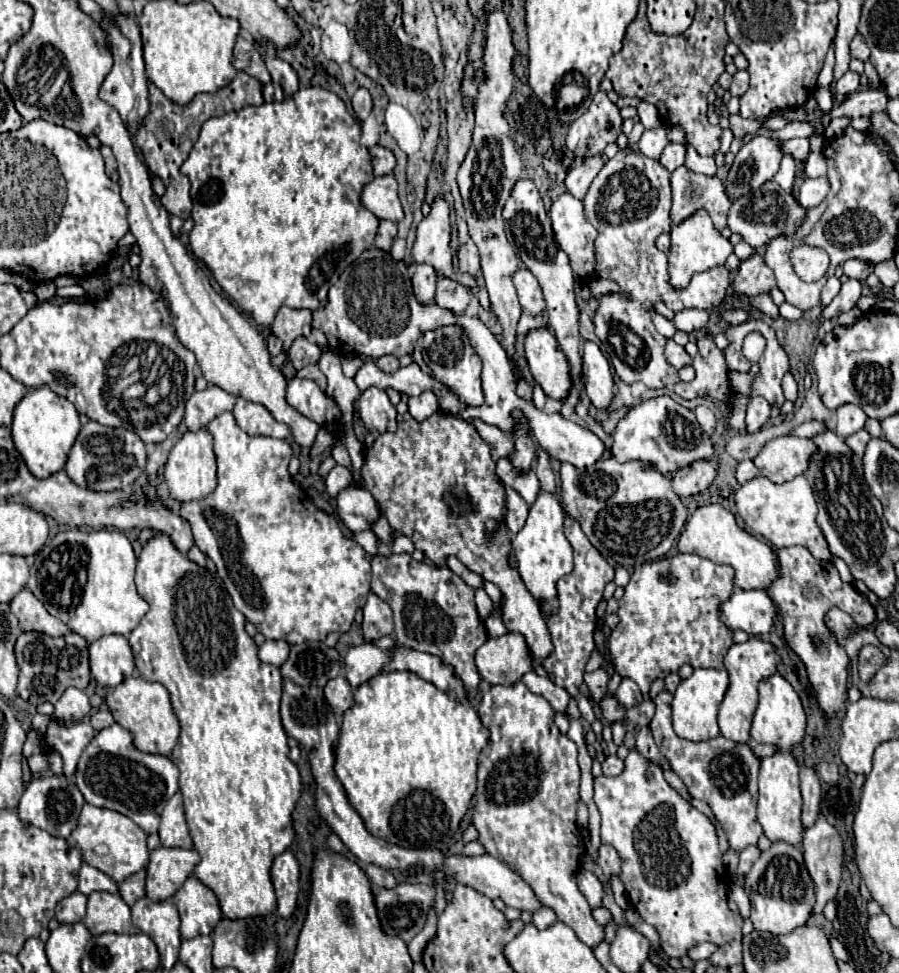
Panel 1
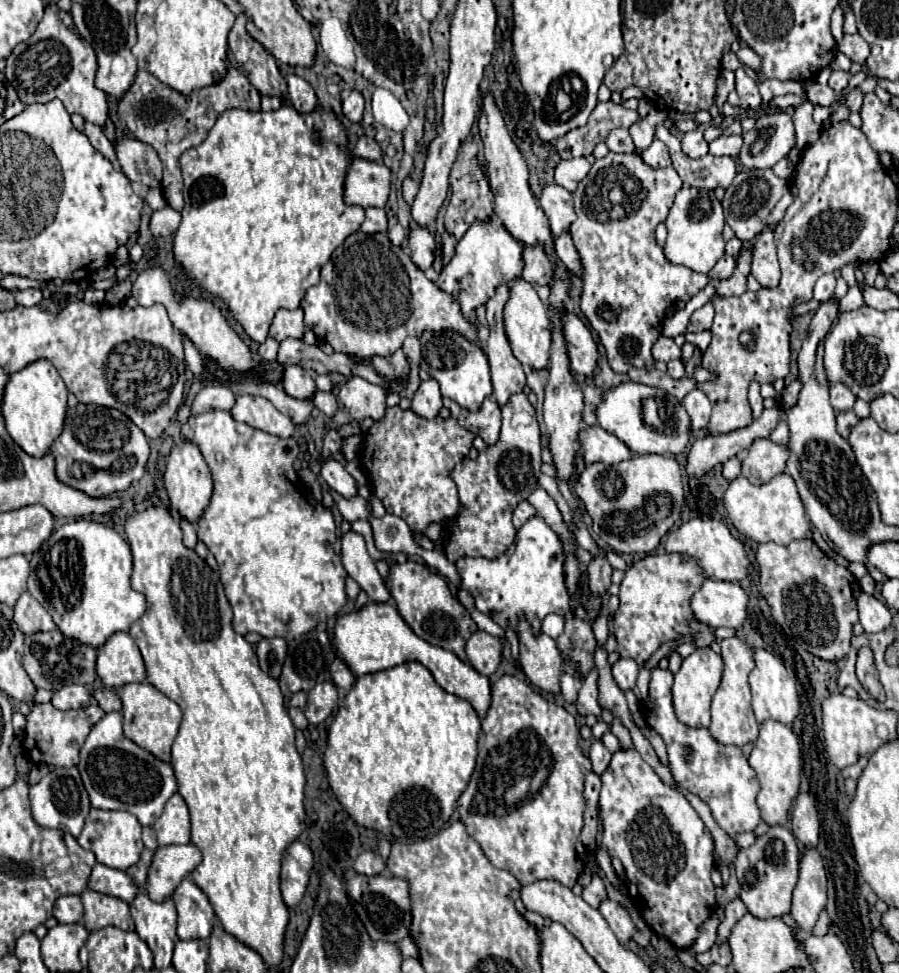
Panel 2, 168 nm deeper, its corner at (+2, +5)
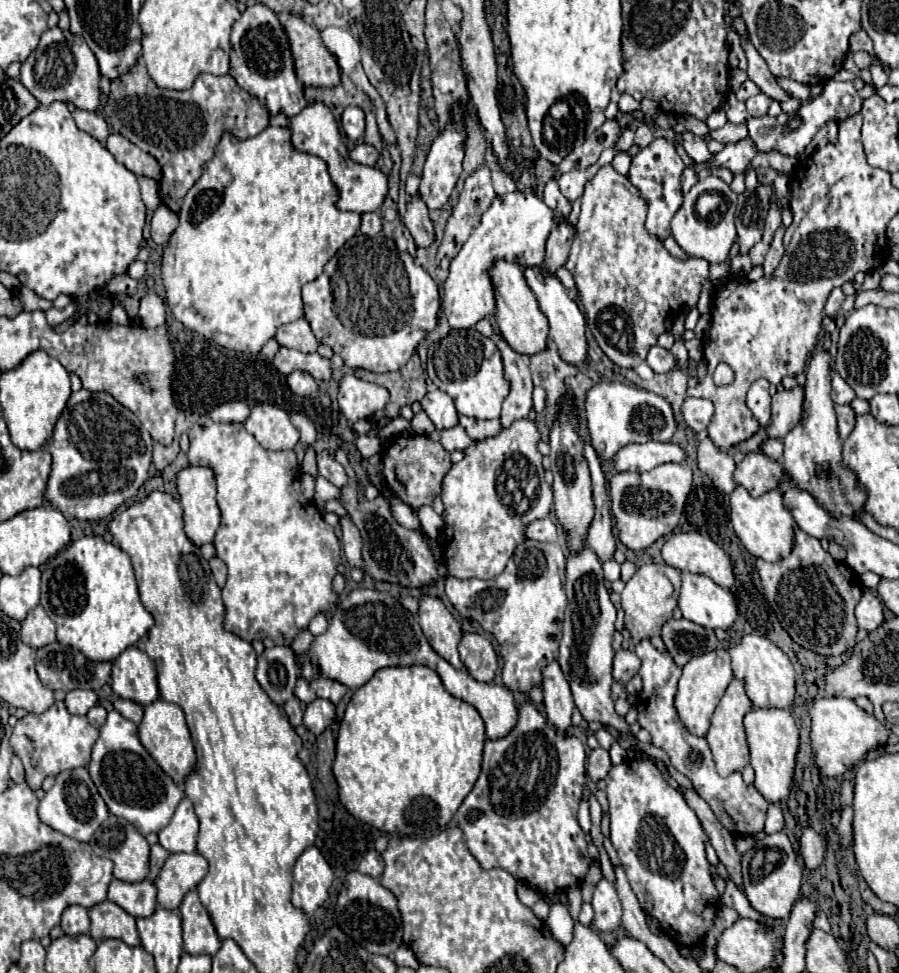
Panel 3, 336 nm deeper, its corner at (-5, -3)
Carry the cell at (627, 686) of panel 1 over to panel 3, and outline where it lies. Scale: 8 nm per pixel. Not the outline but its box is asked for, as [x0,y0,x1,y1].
[614,648,640,686]

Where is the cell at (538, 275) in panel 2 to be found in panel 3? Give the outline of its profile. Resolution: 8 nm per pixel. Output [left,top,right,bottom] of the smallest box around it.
[544,220,576,272]

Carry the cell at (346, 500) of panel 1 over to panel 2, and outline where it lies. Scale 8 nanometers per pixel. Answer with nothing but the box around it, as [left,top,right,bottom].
[321,460,357,498]

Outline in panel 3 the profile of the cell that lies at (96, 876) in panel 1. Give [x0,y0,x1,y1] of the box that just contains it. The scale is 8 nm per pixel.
[108,880,156,918]

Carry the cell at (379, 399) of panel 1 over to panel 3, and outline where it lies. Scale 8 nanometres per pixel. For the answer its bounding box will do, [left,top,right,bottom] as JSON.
[338,374,388,420]

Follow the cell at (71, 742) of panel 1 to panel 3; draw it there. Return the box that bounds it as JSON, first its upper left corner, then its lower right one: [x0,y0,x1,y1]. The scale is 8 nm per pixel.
[10,702,98,790]

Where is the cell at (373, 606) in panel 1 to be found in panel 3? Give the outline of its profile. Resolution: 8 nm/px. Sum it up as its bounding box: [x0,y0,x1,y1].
[340,516,362,568]

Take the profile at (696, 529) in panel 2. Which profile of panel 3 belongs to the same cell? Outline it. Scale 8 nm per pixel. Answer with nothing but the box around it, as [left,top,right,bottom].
[662,532,734,588]

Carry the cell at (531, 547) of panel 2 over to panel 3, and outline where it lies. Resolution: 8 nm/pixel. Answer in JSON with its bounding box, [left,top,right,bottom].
[446,540,566,694]

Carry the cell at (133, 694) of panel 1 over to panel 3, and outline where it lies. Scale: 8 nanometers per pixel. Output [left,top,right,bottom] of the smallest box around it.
[138,698,196,788]

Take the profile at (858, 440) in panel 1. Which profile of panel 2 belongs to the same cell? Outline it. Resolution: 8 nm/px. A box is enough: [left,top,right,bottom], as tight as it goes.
[837,410,859,438]

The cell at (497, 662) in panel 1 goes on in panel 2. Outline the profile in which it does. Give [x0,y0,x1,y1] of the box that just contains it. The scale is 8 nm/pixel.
[467,632,503,676]

